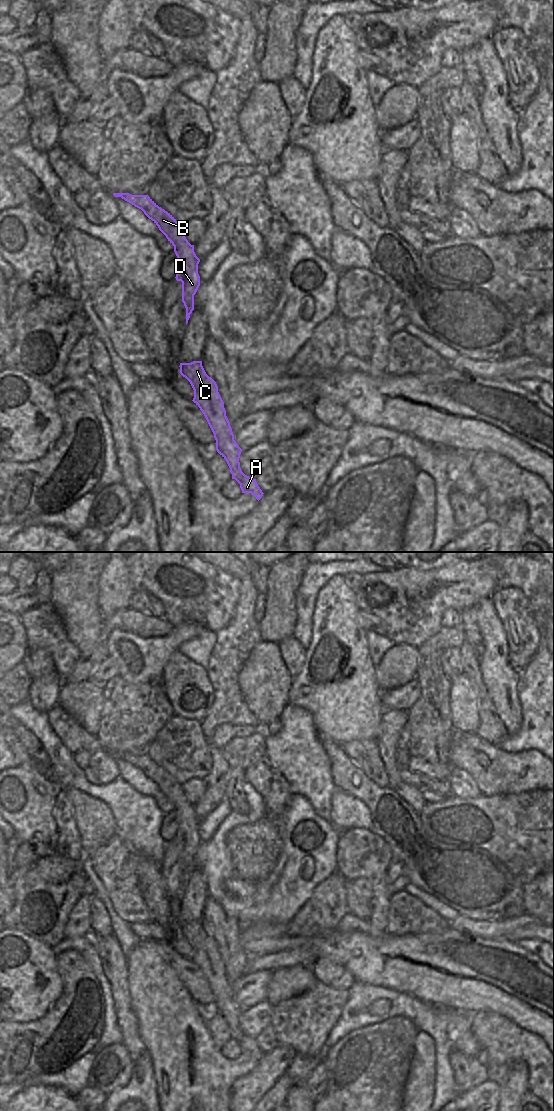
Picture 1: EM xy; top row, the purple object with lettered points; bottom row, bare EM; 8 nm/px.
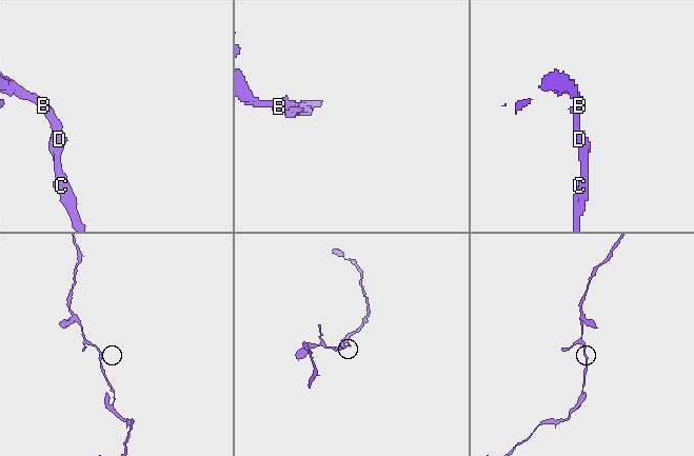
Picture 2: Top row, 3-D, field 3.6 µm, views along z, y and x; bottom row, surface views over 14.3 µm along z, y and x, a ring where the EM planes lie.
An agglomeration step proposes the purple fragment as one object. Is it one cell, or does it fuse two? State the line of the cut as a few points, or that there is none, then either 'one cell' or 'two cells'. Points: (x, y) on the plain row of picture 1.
cut none; one cell

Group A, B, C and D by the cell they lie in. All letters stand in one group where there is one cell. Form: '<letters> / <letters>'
A B C D

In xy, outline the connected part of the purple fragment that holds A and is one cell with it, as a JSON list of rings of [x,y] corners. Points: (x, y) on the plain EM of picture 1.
[[[202,921],[180,923],[179,927],[180,934],[190,942],[194,950],[192,961],[204,974],[214,994],[216,1010],[226,1020],[232,1039],[240,1044],[242,1053],[251,1053],[259,1061],[264,1053],[256,1039],[245,1035],[240,1028],[239,1018],[242,1009],[234,1000],[234,994],[216,942],[206,934]]]

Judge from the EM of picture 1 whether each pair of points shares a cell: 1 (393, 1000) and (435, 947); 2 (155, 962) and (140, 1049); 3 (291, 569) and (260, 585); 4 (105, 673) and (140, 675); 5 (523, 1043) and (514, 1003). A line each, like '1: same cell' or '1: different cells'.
1: different cells
2: different cells
3: different cells
4: different cells
5: different cells

